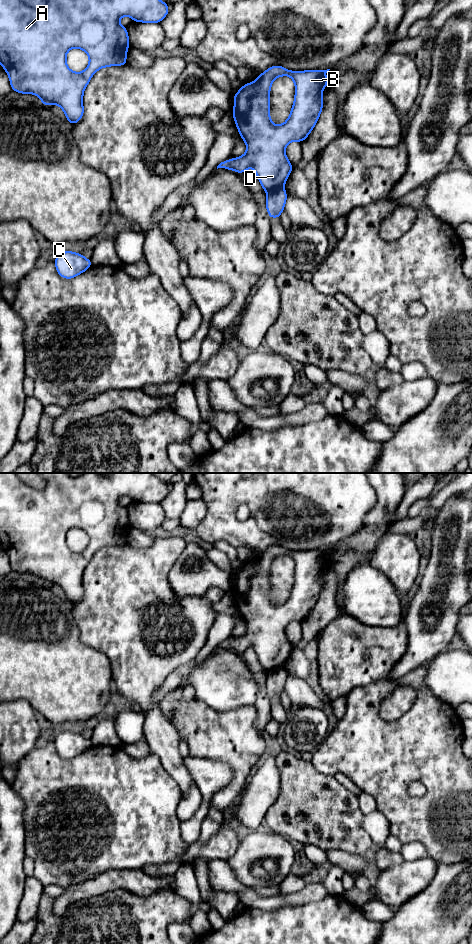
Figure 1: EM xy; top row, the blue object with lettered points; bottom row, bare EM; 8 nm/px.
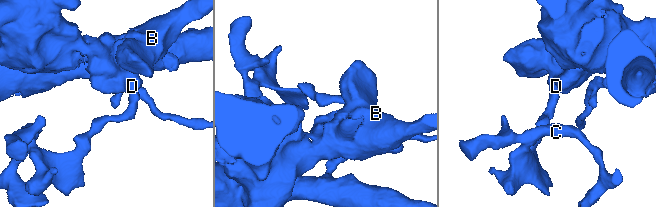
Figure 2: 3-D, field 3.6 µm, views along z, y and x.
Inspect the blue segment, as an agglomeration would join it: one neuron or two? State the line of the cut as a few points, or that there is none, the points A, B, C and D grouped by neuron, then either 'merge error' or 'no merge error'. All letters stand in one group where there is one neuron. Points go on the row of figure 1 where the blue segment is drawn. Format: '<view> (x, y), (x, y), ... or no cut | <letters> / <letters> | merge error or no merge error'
xy (282, 186), (266, 192) | A B D / C | merge error

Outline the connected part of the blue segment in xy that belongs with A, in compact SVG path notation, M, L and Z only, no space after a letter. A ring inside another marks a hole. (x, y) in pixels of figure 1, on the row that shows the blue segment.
M0 0L0 64L9 76L12 91L34 94L41 99L43 105L48 107L51 104L58 105L64 111L67 122L73 125L79 122L84 115L83 93L93 74L104 67L123 66L128 63L126 53L130 46L127 27L121 26L119 19L122 16L130 16L134 22L160 23L169 10L167 3L161 0ZM72 48L82 49L90 59L87 68L80 73L71 71L66 63L67 52Z

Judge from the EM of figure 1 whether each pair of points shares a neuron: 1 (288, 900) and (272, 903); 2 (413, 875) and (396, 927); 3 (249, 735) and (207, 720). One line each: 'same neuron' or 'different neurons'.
1: same neuron
2: different neurons
3: same neuron

